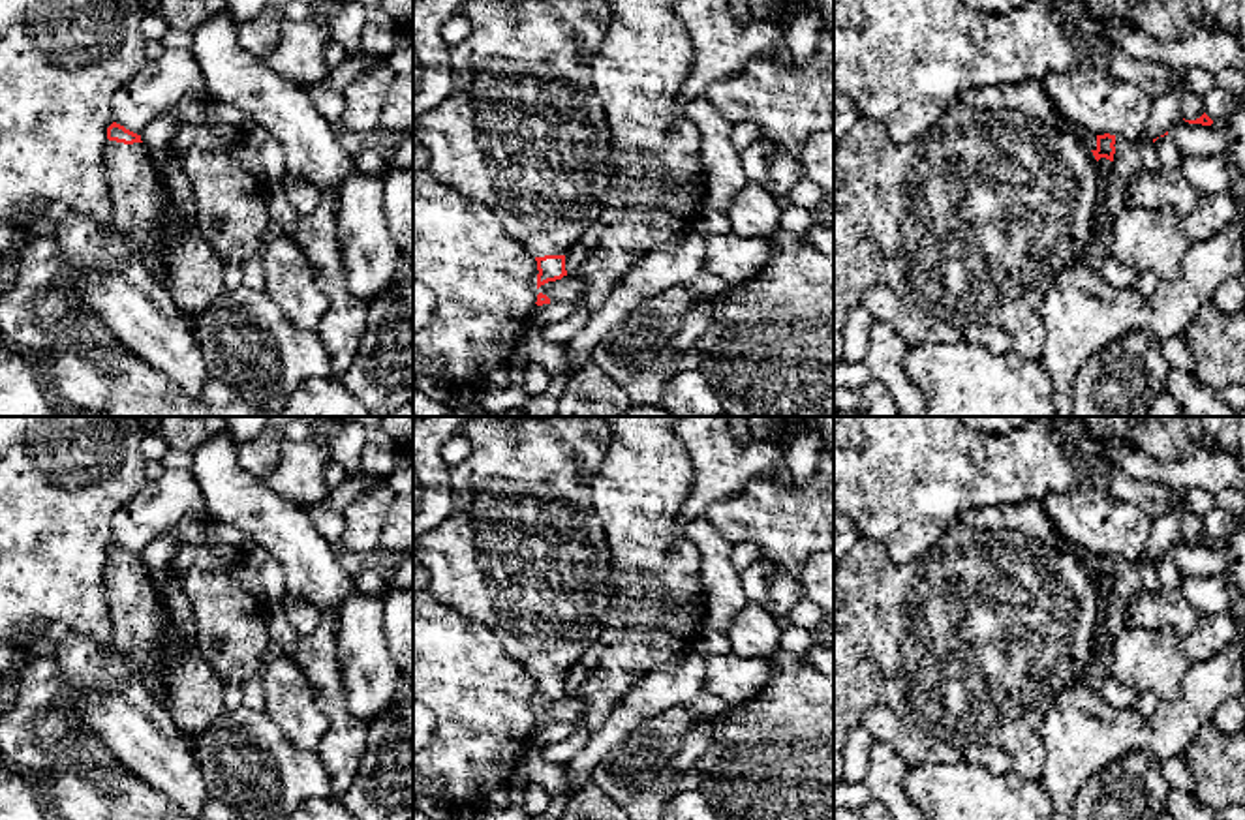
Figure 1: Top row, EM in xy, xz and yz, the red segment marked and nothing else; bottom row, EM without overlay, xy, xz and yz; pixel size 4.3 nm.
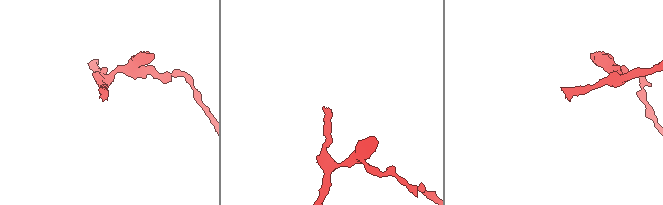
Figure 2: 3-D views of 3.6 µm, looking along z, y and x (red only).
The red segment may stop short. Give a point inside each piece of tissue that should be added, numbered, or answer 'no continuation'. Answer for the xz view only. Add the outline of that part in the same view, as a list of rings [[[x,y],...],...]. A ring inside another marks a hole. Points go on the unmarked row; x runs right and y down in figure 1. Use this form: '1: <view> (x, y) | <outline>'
1: xz (522, 550) | [[[475,417],[460,433],[469,439],[468,458],[451,467],[453,509],[441,525],[413,540],[413,557],[430,572],[428,591],[460,615],[481,621],[500,638],[511,659],[520,662],[533,677],[565,676],[599,642],[607,615],[607,589],[610,578],[610,550],[605,525],[592,505],[590,480],[601,471],[612,443],[612,430],[605,417]]]

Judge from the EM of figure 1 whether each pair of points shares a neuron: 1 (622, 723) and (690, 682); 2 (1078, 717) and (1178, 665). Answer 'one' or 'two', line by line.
1: one
2: two

